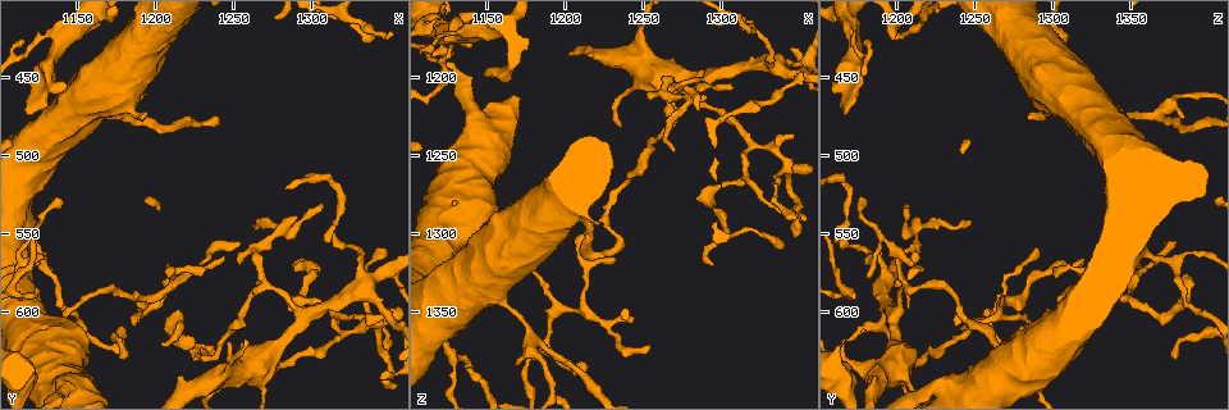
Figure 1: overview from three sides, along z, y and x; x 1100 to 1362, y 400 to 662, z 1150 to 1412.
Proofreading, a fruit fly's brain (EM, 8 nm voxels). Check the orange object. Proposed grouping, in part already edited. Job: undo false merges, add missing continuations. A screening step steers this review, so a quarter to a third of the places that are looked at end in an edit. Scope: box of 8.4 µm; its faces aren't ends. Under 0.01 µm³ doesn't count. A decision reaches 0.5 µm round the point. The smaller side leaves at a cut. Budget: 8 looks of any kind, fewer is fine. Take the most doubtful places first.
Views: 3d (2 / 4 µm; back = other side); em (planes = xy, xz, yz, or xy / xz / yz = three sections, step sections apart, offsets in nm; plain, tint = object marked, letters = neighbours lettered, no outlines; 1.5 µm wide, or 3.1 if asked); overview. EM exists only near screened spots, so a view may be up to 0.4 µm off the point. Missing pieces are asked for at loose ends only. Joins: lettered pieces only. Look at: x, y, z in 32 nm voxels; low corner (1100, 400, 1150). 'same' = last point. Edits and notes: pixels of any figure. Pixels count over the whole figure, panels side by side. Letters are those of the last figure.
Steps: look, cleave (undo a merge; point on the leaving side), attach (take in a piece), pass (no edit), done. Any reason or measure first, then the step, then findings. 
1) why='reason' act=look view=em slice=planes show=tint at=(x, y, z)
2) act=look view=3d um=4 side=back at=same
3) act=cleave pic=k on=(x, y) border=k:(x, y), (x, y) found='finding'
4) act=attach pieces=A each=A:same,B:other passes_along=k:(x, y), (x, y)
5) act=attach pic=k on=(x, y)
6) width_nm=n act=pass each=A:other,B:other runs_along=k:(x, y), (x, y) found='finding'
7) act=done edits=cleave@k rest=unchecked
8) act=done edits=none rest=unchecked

why='an open end' act=look view=em slice=planes show=letters at=(1214, 576, 1388)

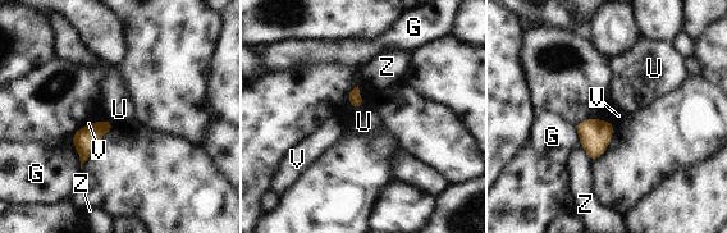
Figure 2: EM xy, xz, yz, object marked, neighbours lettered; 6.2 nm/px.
longest_contact=G:220nm act=pass each=G:other,U:other,V:other,Z:other border=2:(362, 106), (355, 110) found='no lettered piece goes on from it'

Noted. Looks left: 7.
why='tapers out' act=look view=em slice=xz step=8 show=tint at=(1254, 568, 1212)

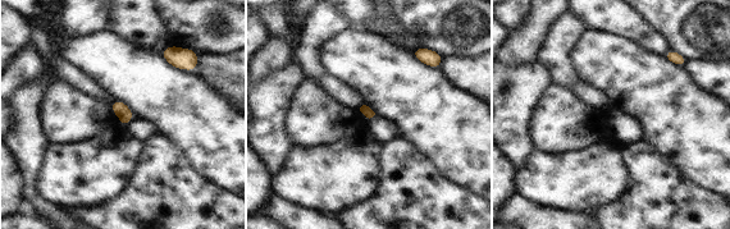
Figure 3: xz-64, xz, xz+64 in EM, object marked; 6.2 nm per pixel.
why='what lies round it' act=look view=em slice=xz step=8 show=letters at=same

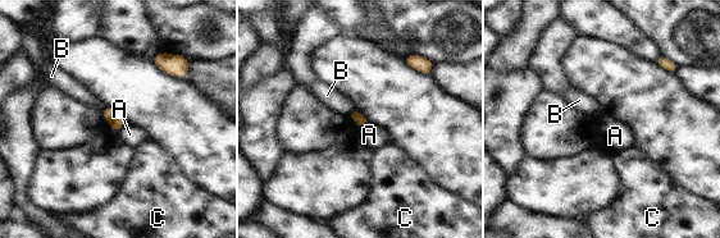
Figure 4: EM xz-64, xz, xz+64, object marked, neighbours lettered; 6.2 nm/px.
act=pass each=A:other,B:other,C:other border=4:(124, 123), (114, 133) found='none of them fits'

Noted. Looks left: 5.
why='tapers out' act=look view=em slice=planes show=letters at=(1346, 640, 1182)

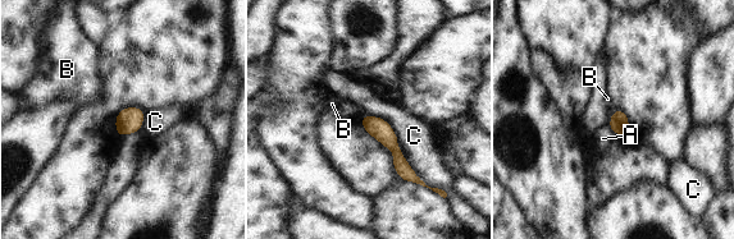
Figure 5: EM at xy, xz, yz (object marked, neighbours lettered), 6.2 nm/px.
act=pass each=A:other,B:other,C:other runs_along=5:(364, 119), (415, 179) found='none of them fits'

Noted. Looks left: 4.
act=done edits=none rest=unchecked

